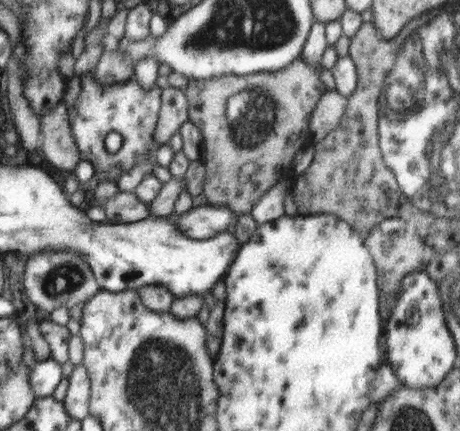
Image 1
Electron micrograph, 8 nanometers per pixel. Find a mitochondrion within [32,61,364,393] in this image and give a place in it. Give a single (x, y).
(252, 117)

